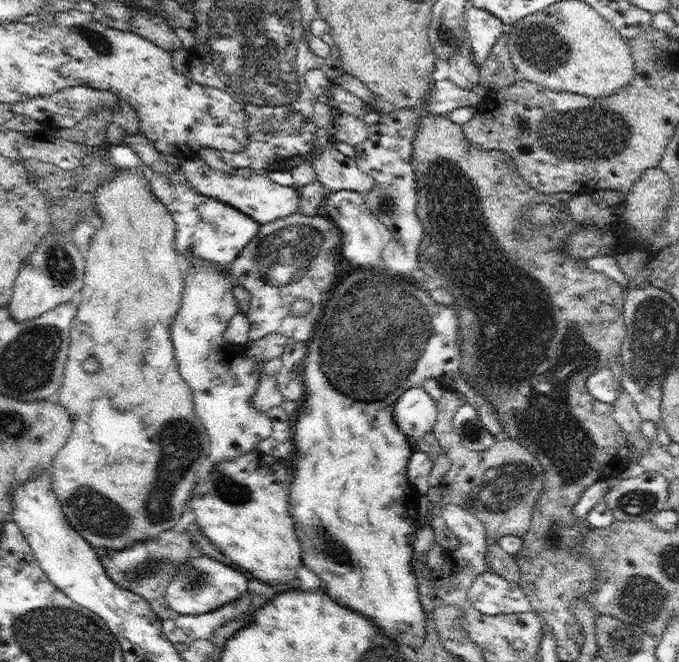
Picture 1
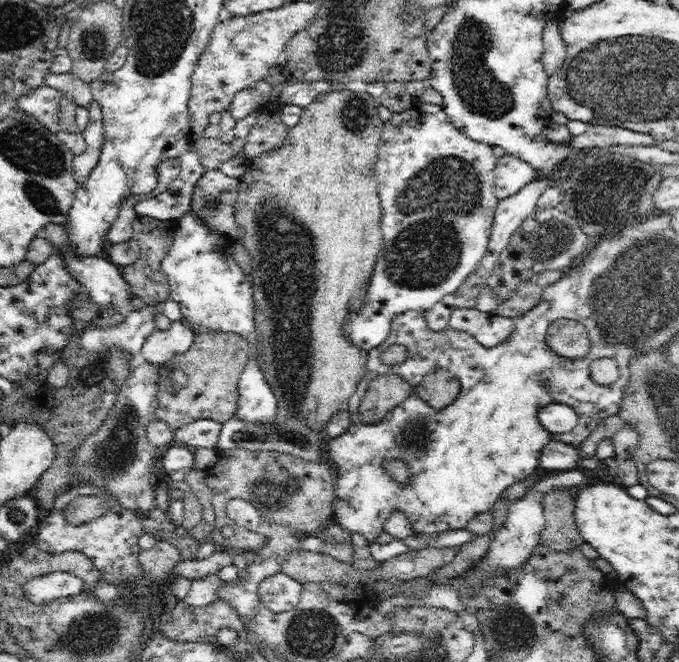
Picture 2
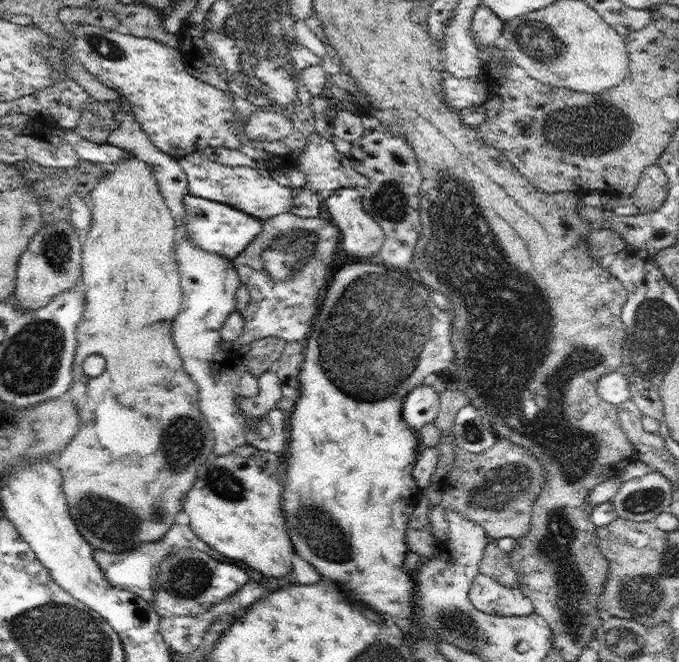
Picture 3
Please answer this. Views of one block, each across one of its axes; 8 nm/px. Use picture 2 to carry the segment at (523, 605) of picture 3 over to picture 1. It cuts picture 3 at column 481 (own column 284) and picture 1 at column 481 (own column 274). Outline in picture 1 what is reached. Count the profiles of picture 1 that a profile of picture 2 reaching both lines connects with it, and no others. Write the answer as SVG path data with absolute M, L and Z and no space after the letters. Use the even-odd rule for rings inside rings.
M493 572L476 576L467 595L474 608L490 616L532 610L519 583L508 582Z

